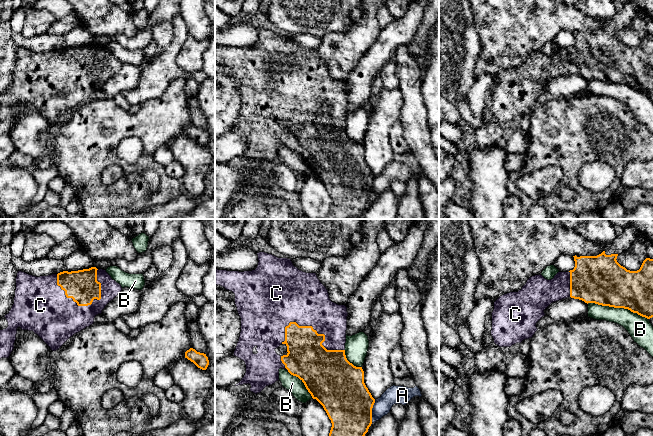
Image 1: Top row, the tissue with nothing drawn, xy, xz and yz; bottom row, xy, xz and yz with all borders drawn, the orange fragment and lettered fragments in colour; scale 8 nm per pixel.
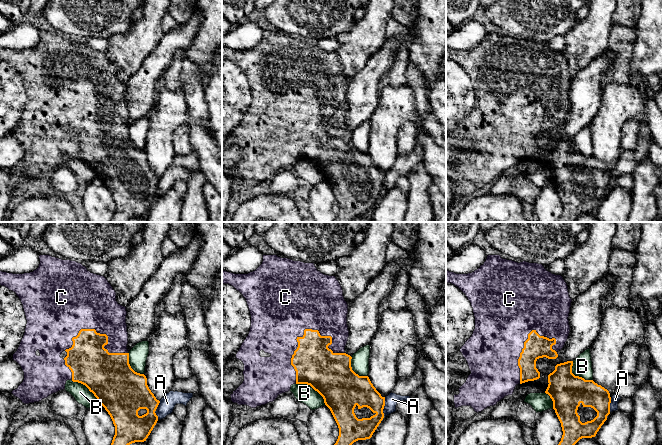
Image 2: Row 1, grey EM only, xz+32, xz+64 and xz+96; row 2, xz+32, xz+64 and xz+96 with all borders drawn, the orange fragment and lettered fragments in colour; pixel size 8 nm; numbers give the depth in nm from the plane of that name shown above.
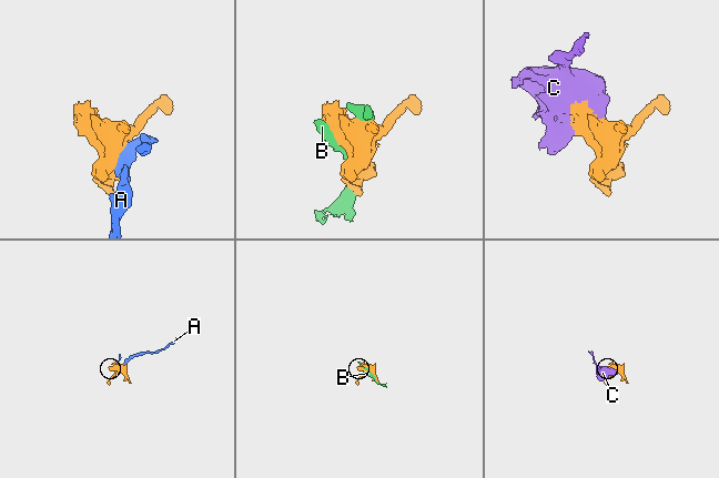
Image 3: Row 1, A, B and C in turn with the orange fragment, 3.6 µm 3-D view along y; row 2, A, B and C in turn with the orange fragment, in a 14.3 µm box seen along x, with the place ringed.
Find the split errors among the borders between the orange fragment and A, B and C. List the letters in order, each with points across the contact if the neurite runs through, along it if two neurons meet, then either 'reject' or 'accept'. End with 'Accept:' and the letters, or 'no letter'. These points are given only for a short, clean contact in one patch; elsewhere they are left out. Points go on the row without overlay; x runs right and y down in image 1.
A: border along xz (375, 176), (372, 182), (371, 198); reject
B: reject
C: accept
Accept: C

